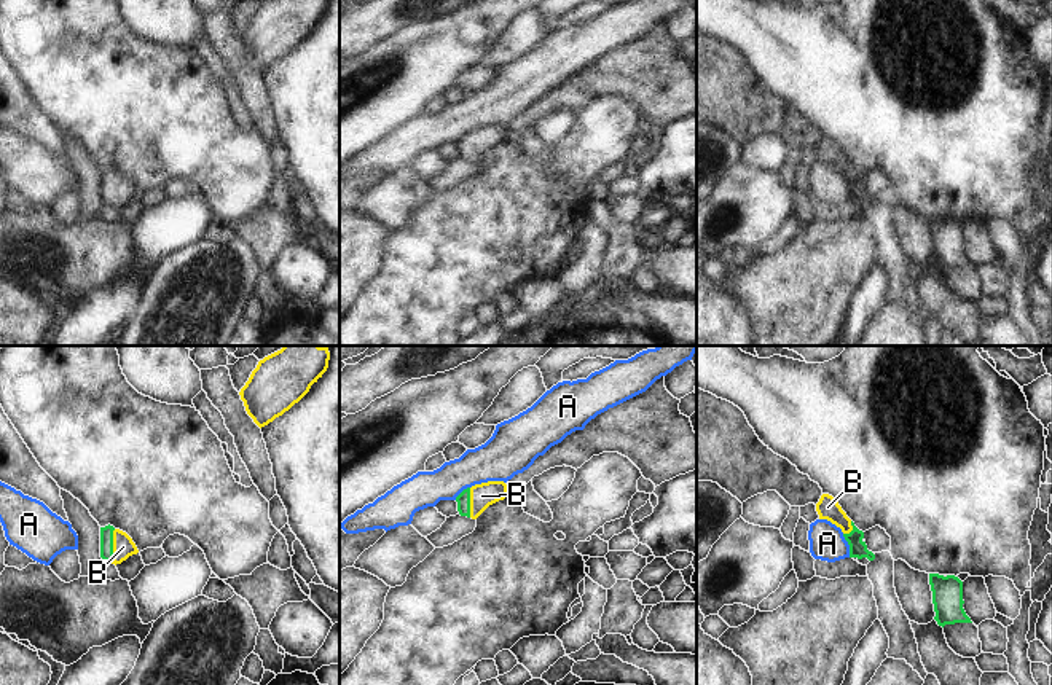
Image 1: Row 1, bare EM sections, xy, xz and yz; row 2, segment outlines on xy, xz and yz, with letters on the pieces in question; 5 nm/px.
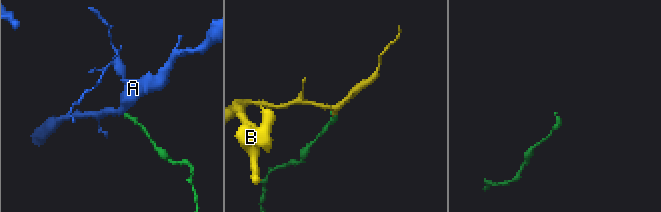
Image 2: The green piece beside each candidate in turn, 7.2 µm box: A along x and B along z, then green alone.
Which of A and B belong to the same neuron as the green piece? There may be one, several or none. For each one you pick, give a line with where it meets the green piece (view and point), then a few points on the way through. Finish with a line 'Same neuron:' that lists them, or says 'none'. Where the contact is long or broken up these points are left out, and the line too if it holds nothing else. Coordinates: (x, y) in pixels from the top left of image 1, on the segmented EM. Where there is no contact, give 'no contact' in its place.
B: meets green in xy at (112, 545); runs through xy (105, 532), (112, 545), (123, 547)
Same neuron: B

